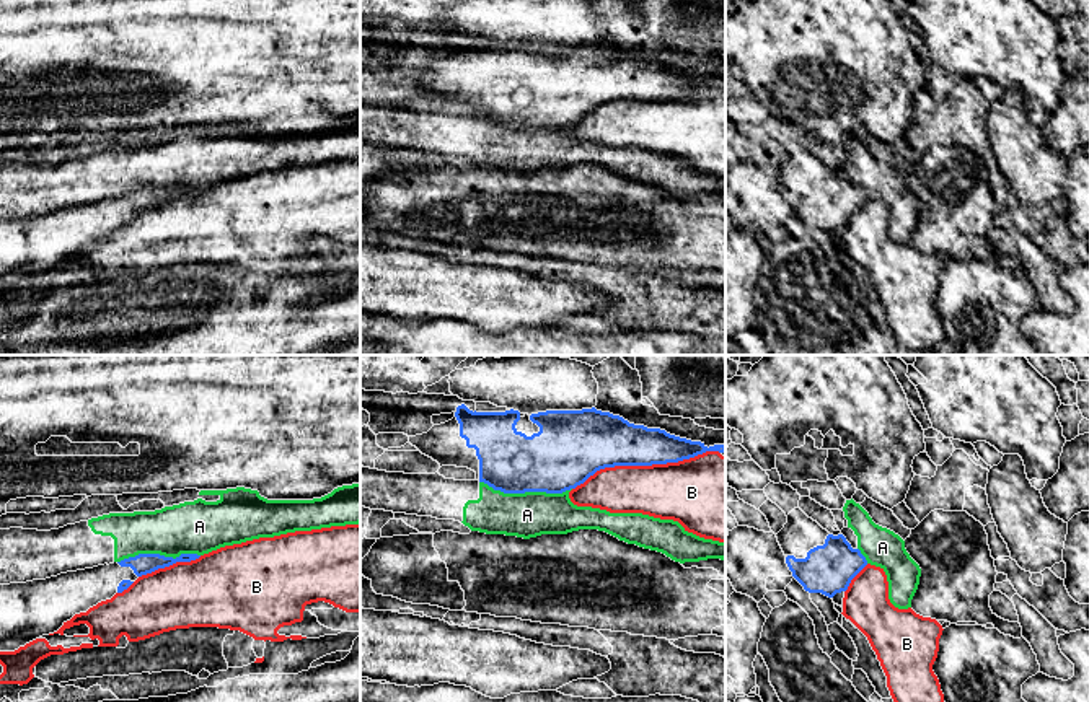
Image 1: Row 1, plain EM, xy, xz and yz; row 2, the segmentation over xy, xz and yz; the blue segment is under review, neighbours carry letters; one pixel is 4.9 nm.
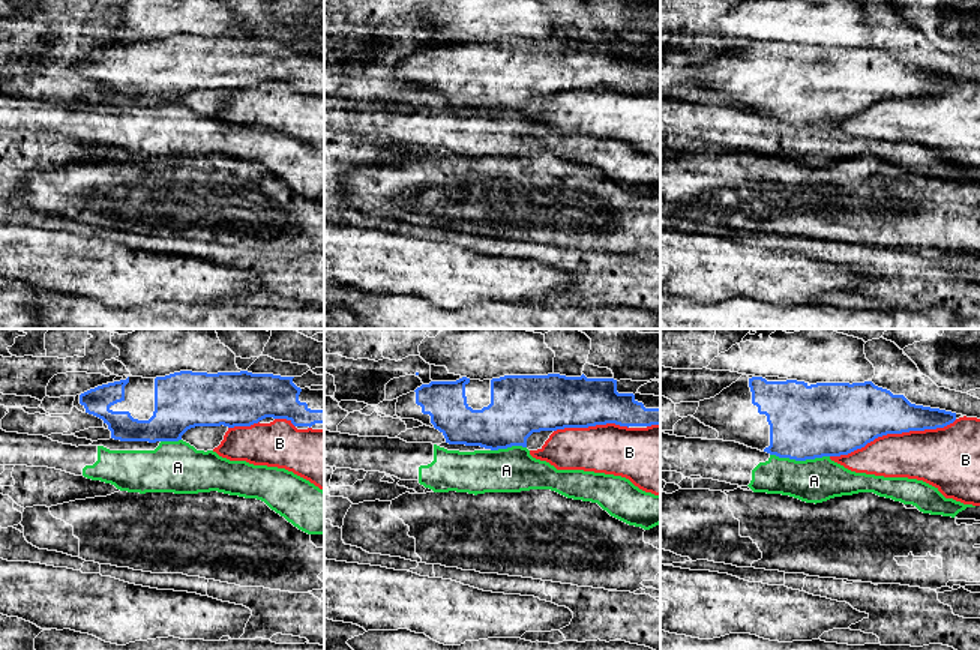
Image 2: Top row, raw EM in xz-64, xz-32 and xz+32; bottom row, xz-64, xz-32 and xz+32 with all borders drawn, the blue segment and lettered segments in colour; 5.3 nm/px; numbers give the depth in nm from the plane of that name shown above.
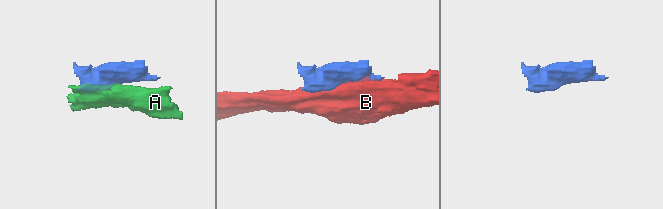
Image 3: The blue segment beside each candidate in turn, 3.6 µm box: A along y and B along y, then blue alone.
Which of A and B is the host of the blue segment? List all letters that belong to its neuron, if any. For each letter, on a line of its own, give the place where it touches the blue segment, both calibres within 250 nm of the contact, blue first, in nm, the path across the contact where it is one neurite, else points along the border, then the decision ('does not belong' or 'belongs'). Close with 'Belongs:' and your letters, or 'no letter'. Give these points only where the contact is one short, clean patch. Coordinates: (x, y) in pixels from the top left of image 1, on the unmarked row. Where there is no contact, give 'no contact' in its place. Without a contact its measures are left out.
A: xz (525, 126) | 320/220 nm | along xz (480, 116), (504, 127), (564, 127), (571, 124) | does not belong
B: xz (646, 100) | 280/300 nm | does not belong
Belongs: no letter

